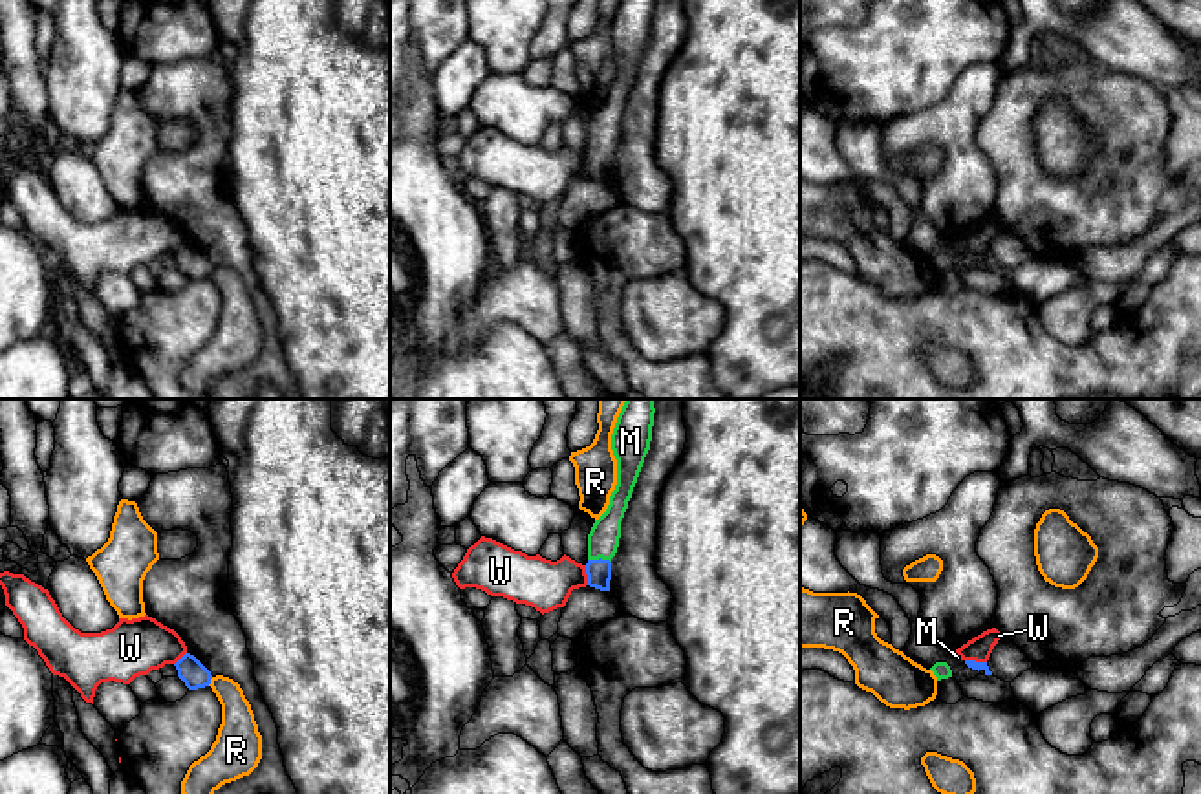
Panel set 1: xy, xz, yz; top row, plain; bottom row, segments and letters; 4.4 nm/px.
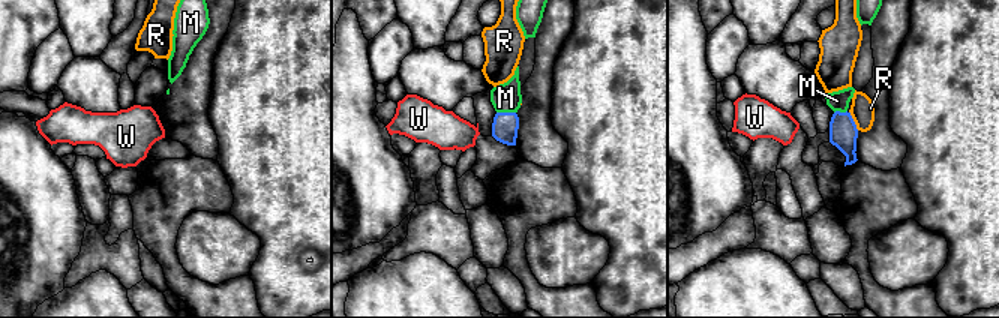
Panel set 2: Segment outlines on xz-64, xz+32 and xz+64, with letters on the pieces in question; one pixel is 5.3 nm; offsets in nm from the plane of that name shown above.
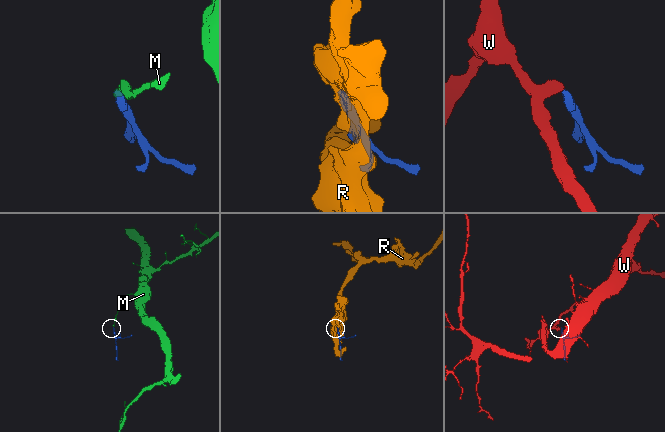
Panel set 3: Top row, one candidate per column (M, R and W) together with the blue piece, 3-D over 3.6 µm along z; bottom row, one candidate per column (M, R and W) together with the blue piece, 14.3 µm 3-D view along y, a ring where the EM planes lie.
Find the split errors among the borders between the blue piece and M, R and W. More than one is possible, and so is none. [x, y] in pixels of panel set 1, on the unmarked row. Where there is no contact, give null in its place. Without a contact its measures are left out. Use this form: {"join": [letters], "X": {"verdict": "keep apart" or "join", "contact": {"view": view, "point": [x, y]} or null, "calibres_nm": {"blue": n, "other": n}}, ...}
{"join": ["M"], "M": {"verdict": "join", "contact": {"view": "xz", "point": [599, 149]}, "calibres_nm": {"blue": 110, "other": 140}}, "R": {"verdict": "keep apart", "contact": {"view": "xy", "point": [209, 271]}, "calibres_nm": {"blue": 120, "other": 160}}, "W": {"verdict": "keep apart", "contact": {"view": "yz", "point": [974, 251]}, "calibres_nm": {"blue": 40, "other": 110}}}

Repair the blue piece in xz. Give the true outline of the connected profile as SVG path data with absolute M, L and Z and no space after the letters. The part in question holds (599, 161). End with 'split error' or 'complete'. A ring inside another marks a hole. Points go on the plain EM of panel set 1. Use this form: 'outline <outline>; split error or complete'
outline M621 0L613 24L611 40L617 49L617 75L610 86L606 102L595 110L588 124L588 176L610 181L611 148L621 128L621 112L628 99L641 57L650 40L655 0Z; split error

